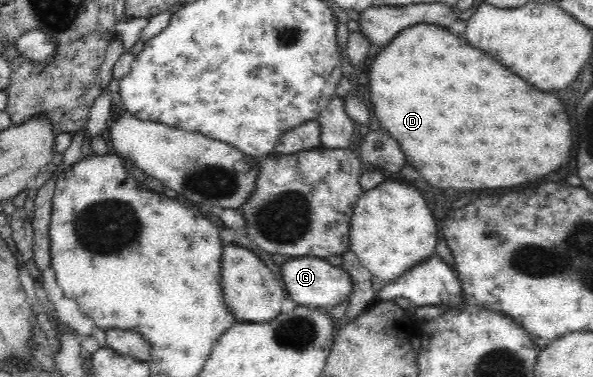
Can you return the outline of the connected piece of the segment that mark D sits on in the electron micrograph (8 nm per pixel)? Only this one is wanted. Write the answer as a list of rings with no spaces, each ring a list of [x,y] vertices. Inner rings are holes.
[[[413,24],[382,47],[369,66],[373,114],[399,142],[405,160],[419,170],[427,184],[461,190],[509,188],[545,176],[565,164],[571,150],[571,128],[559,100],[525,84],[495,58],[465,40],[464,36],[449,33],[436,24]]]

